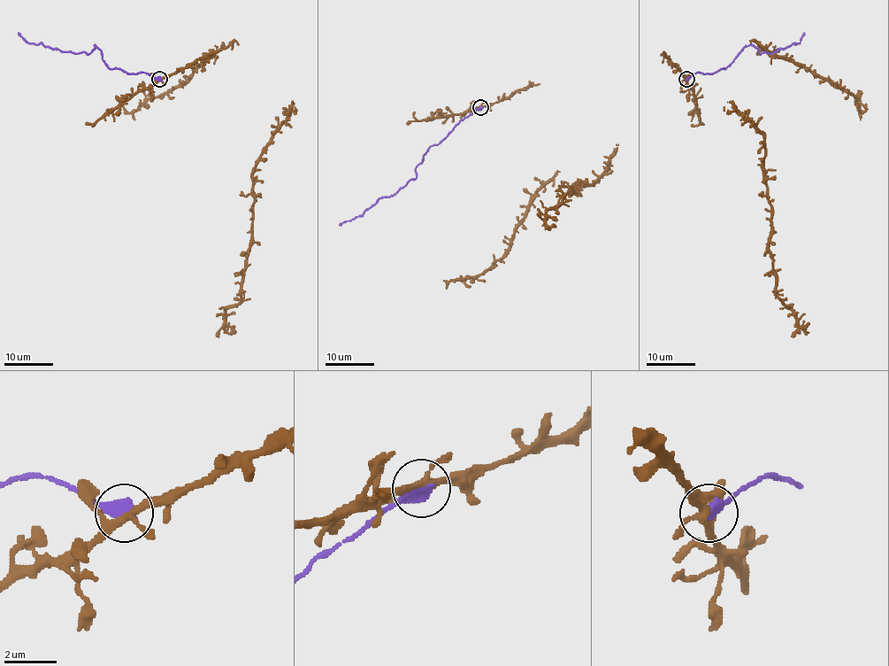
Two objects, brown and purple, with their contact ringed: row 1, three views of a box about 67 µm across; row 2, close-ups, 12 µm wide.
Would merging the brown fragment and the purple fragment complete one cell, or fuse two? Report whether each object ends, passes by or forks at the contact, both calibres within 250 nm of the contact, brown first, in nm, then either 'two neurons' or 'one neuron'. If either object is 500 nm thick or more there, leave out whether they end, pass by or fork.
240 nm thick on the brown side, 500 nm on the other; one neuron

